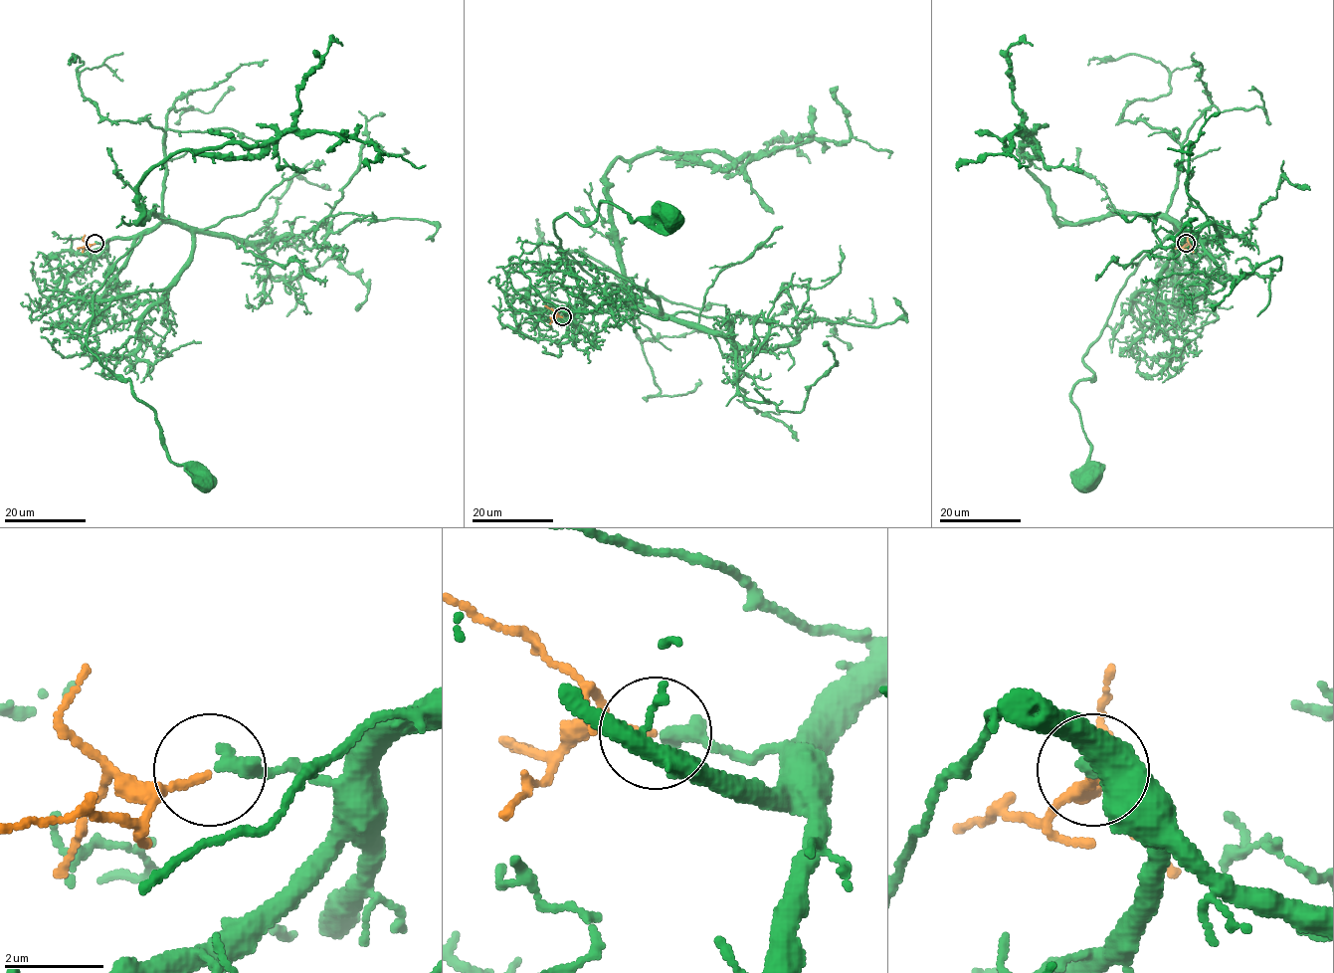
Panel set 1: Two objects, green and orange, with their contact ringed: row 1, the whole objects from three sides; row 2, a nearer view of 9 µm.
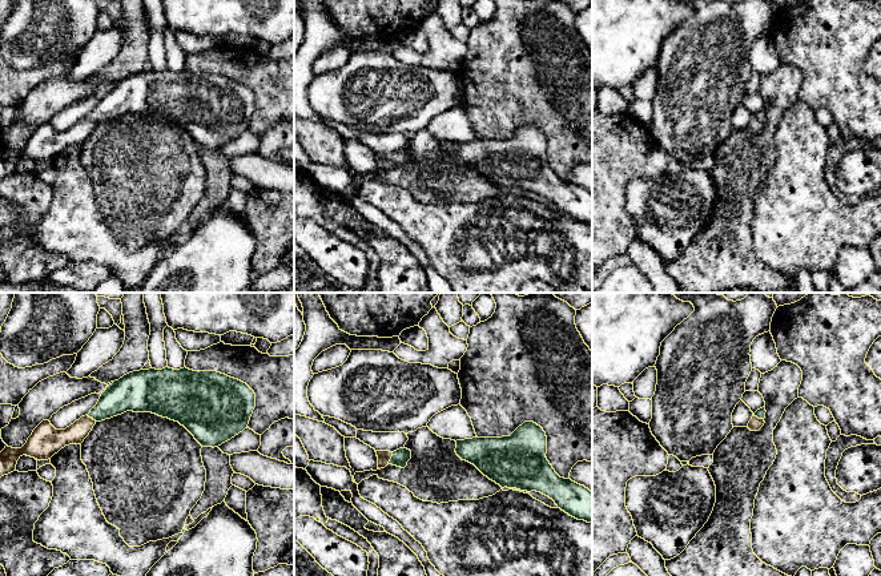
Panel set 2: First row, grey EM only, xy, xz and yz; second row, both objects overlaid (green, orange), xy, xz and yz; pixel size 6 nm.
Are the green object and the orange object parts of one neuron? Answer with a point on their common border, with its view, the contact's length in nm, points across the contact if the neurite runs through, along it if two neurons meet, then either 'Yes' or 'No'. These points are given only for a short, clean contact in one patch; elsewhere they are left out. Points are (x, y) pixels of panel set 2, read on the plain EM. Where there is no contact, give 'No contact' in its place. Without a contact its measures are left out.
Touches green at xz (391, 160). Shared border 80 nm. Path across: xz (401, 158), (391, 160), (383, 158). Yes

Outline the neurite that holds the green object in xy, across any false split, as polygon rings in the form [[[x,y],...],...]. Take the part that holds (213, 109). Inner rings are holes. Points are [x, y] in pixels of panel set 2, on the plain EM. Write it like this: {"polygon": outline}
{"polygon": [[[186,69],[133,73],[109,86],[90,114],[65,132],[56,132],[49,122],[43,122],[21,150],[5,148],[0,154],[0,180],[16,173],[23,157],[48,162],[65,148],[81,146],[97,124],[126,113],[152,114],[178,124],[202,149],[214,150],[248,130],[254,109],[256,96],[246,85],[217,73],[193,73]]]}

